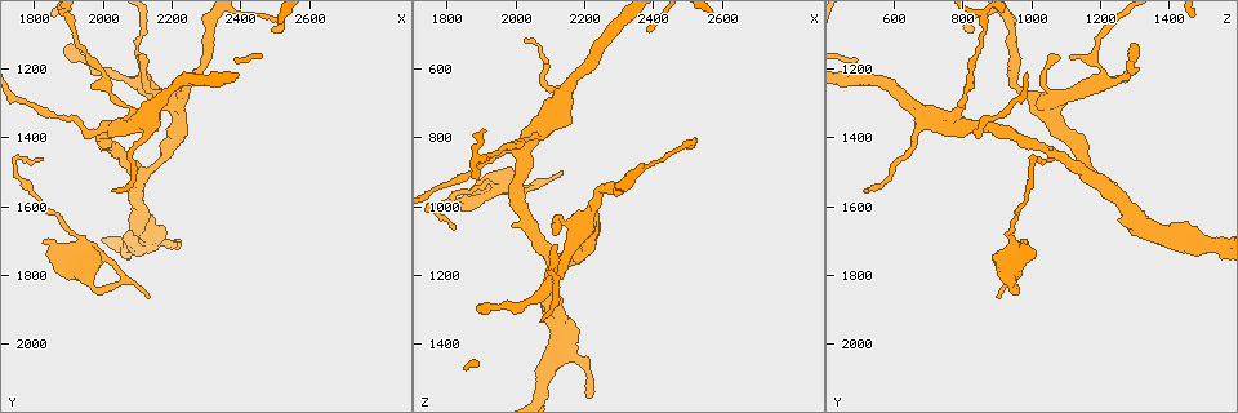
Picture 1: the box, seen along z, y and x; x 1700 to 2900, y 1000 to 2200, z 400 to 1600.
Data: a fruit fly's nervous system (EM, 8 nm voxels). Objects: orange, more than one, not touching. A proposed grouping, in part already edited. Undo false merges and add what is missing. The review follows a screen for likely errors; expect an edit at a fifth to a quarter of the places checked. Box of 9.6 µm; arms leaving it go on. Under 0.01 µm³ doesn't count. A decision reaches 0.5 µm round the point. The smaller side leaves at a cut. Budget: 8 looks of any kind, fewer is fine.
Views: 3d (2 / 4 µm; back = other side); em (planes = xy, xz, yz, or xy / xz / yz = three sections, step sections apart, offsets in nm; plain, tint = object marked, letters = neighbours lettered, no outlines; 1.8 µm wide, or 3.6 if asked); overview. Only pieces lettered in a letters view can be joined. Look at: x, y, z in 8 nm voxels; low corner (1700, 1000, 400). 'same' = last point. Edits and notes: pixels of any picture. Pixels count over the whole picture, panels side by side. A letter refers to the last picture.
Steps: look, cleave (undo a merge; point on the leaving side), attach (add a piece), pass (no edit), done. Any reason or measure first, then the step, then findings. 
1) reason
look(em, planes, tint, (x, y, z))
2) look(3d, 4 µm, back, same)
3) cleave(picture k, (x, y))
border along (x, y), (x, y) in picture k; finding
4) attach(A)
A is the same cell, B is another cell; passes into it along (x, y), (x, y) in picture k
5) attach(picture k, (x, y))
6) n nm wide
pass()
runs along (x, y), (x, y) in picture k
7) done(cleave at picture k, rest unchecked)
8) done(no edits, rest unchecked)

thin end
look(em, xz, step 8, tint, (2130, 1870, 910))

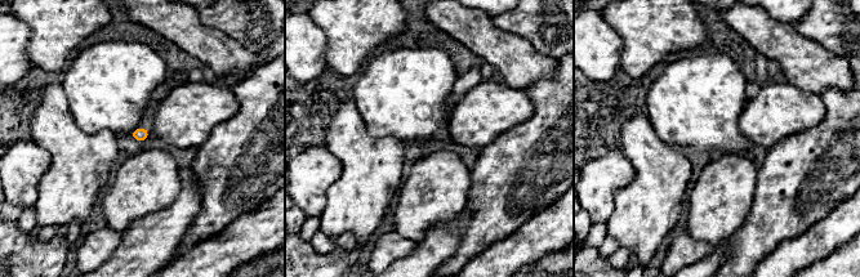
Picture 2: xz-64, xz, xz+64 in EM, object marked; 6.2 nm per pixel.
look(em, planes, letters, same)

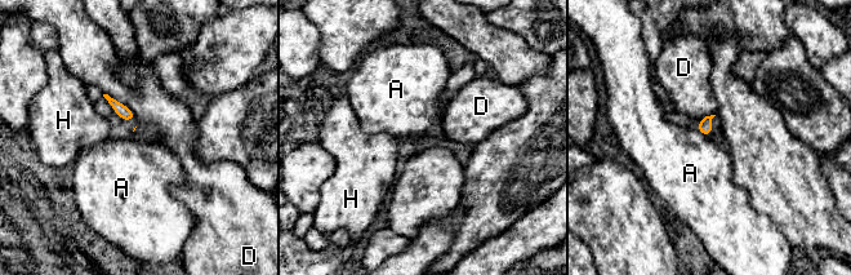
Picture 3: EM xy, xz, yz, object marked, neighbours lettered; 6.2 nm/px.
80 nm wide
pass()
A, D and H are other cells; no lettered piece goes on from it

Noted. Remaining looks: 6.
free end
look(em, planes, letters, (1820, 1700, 980))

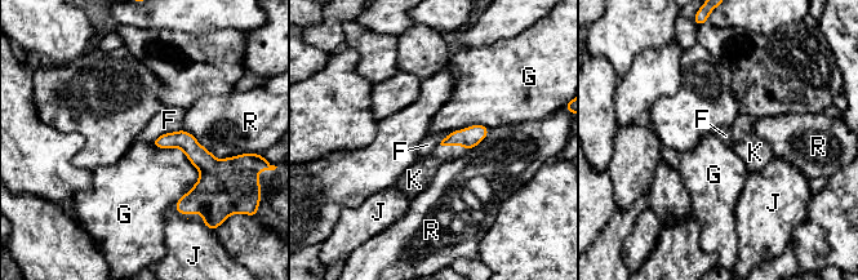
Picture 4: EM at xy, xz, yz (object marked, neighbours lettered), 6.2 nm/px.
attach(K)
K is the same cell, F, G, J and R are other cells; passes into it along (470, 137), (454, 145), (423, 170) in picture 4; it goes on there

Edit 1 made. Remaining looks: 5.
branch stops here
look(3d, 4 µm, (1830, 1470, 1070))

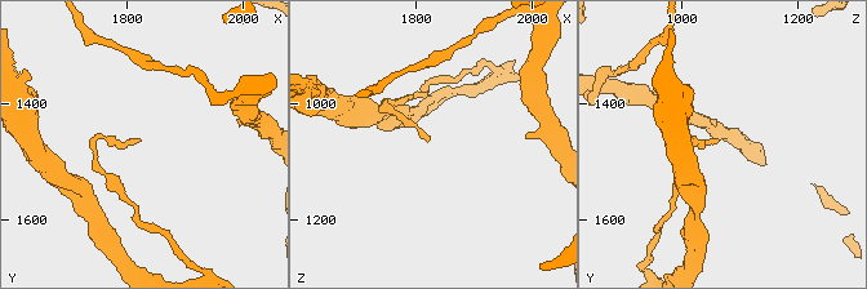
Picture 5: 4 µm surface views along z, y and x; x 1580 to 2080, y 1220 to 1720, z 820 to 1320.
look(em, planes, letters, (1820, 1465, 1060))

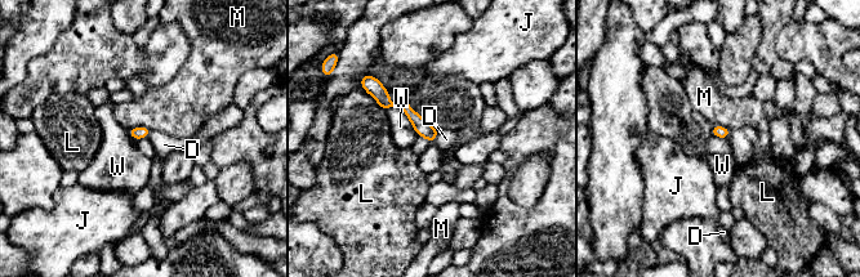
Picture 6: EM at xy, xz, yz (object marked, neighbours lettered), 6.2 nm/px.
pass()
D, J, L, M and W are other cells; border along (439, 130), (433, 142) in picture 6; none of them fits

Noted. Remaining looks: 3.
end of a long branch
look(em, xy, step 16, tint, (2490, 1080, 830))

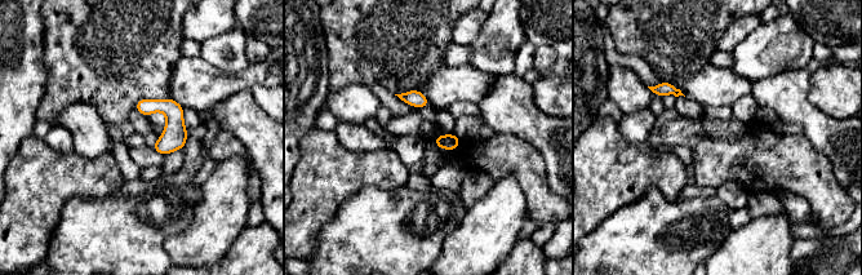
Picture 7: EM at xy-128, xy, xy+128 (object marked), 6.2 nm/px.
look(em, xz, step 8, letters, same)

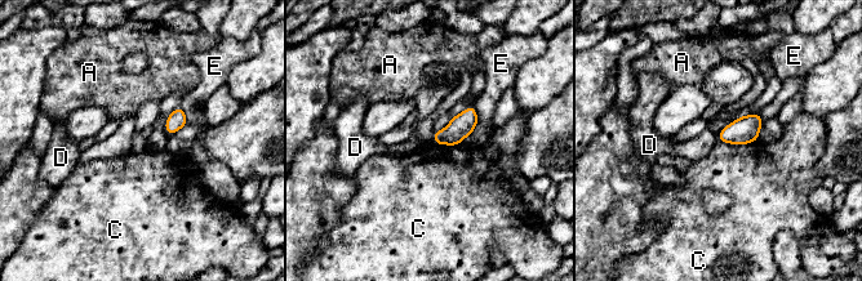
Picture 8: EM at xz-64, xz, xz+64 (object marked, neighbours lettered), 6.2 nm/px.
pass()
A, C, D and E are other cells; border along (719, 139), (727, 143), (758, 141) in picture 8; no lettered piece goes on from it

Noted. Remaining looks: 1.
done(attach at picture 4, rest unchecked)

